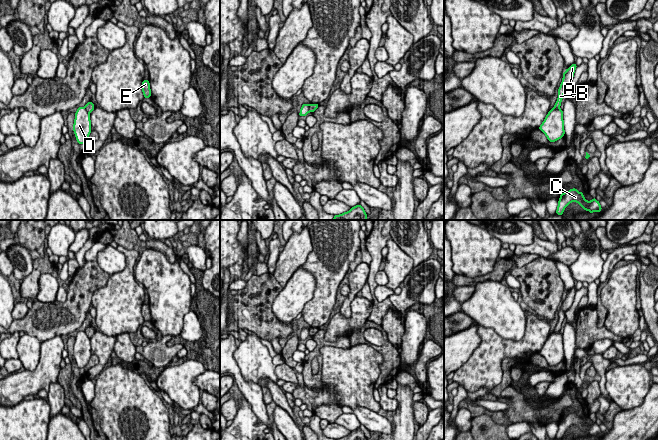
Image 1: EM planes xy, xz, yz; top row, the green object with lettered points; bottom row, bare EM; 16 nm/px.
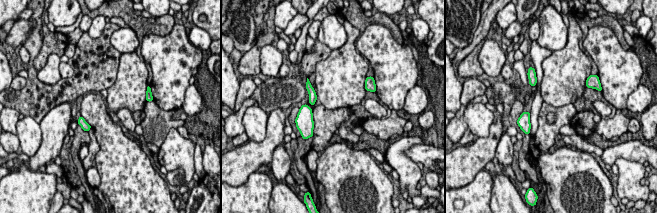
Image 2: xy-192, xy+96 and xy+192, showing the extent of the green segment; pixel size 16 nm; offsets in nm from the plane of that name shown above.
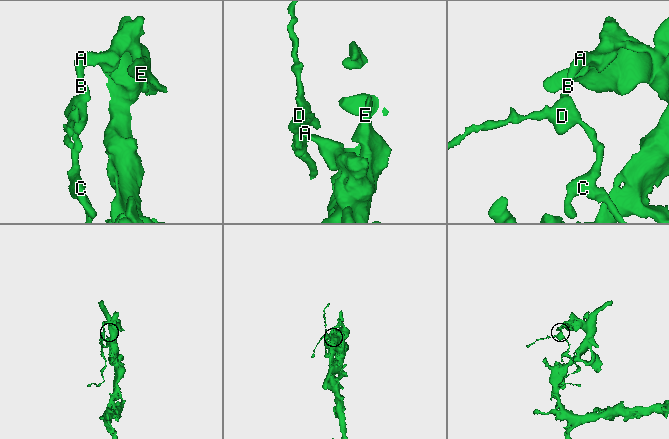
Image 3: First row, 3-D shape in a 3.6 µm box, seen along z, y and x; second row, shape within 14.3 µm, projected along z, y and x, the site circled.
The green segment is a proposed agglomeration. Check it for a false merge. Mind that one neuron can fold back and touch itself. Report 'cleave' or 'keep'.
cleave

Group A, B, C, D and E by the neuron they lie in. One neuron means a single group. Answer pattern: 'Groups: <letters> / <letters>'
Groups: A B E / C D

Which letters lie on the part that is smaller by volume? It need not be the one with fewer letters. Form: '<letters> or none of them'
C, D

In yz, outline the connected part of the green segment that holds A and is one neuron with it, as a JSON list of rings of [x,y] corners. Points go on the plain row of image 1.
[[[574,287],[568,293],[566,293],[566,295],[563,297],[562,306],[560,308],[559,313],[557,314],[559,317],[558,323],[557,323],[553,333],[559,333],[560,332],[562,322],[565,318],[565,312],[571,307],[571,305],[574,301],[576,291],[577,291],[577,289],[576,289],[576,287]]]

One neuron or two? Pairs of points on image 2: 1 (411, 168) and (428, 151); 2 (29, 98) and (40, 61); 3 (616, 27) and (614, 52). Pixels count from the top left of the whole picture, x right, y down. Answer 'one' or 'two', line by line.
1: two
2: two
3: two

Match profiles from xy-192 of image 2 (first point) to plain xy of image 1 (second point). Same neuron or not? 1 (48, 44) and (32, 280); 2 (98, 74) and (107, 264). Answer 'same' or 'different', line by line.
1: same
2: different

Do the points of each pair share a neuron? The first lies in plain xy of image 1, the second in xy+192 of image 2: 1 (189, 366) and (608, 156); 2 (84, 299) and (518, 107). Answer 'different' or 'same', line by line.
1: different
2: different

